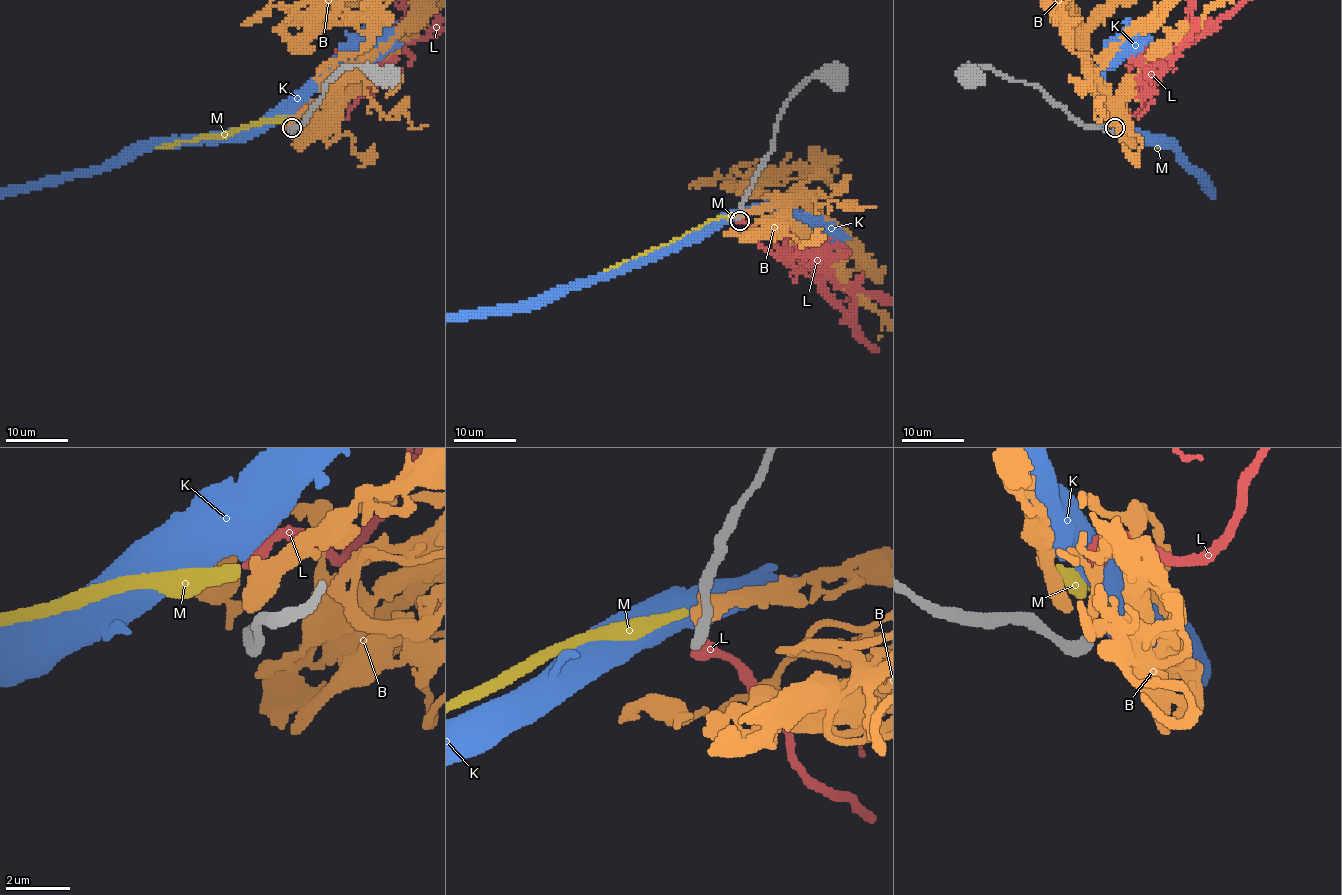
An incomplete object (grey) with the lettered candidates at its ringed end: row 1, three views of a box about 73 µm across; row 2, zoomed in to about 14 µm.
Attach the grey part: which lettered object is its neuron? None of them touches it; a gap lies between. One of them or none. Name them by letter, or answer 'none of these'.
L

